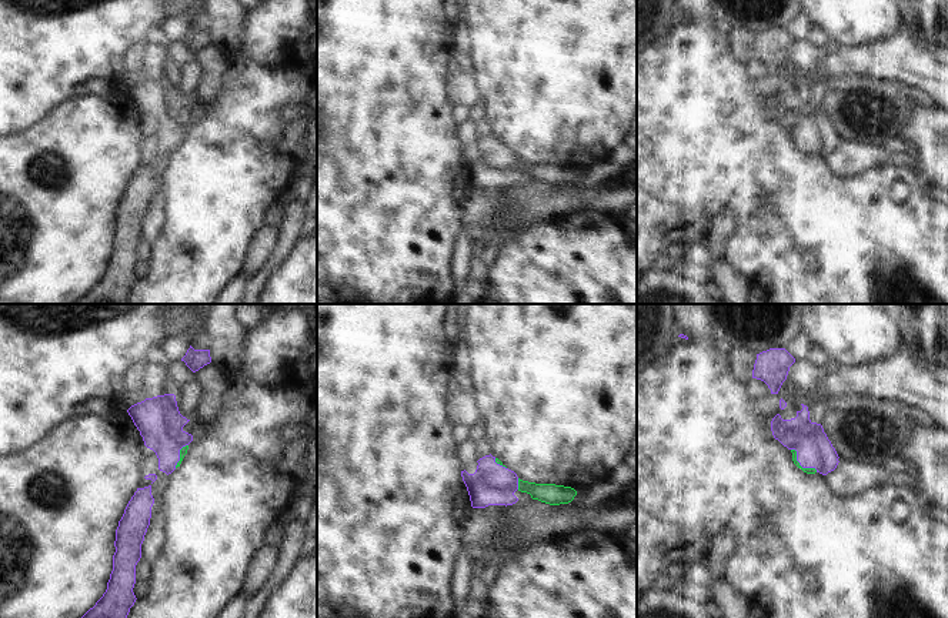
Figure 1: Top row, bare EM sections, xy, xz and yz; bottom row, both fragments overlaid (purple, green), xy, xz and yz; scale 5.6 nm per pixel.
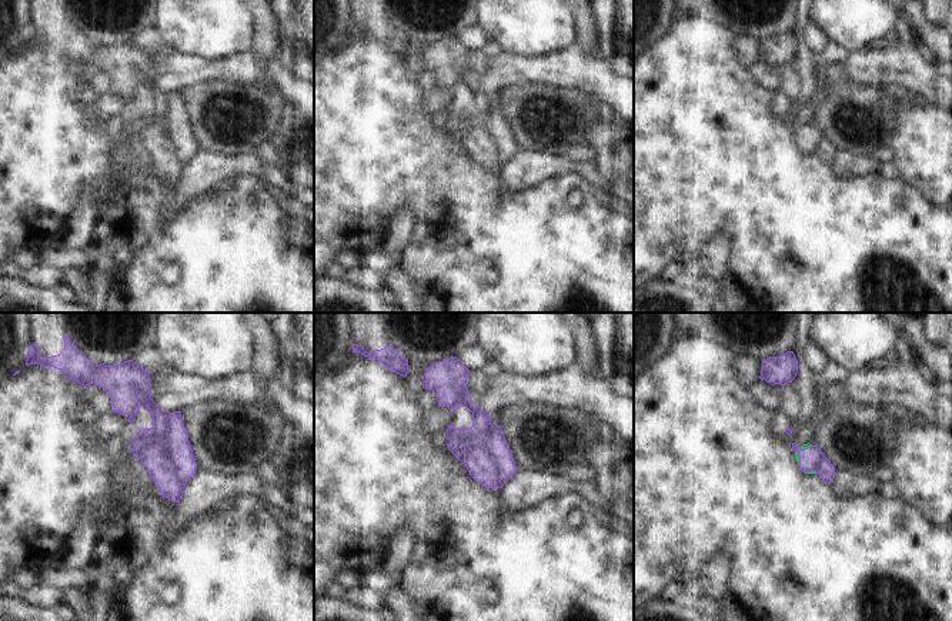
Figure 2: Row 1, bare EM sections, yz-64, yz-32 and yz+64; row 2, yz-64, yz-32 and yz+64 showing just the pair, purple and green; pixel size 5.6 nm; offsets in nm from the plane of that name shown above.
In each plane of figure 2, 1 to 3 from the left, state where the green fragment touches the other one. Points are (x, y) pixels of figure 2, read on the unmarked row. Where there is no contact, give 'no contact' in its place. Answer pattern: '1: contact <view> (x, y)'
1: no contact
2: no contact
3: contact yz+64 (799, 139)

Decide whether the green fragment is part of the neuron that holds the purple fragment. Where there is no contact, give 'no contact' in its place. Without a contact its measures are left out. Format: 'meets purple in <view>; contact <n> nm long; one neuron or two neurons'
meets purple in yz; contact 200 nm long; one neuron

